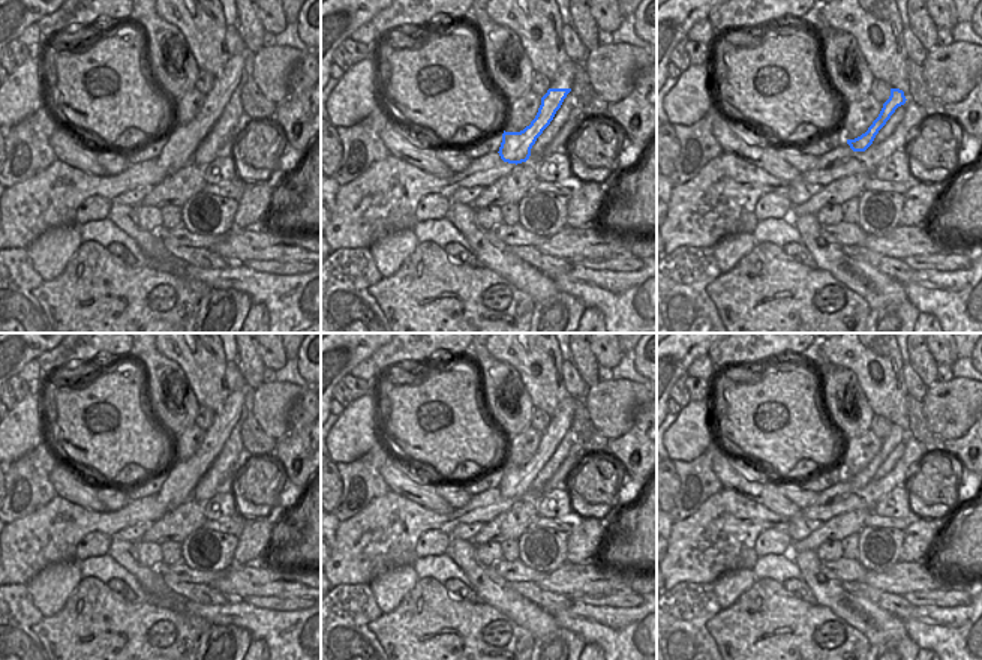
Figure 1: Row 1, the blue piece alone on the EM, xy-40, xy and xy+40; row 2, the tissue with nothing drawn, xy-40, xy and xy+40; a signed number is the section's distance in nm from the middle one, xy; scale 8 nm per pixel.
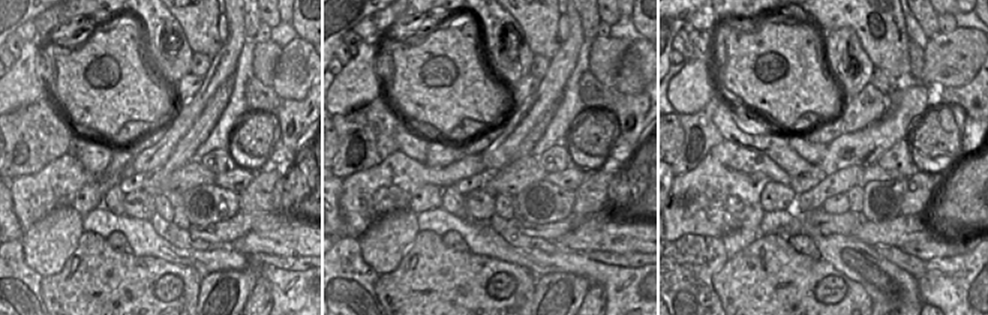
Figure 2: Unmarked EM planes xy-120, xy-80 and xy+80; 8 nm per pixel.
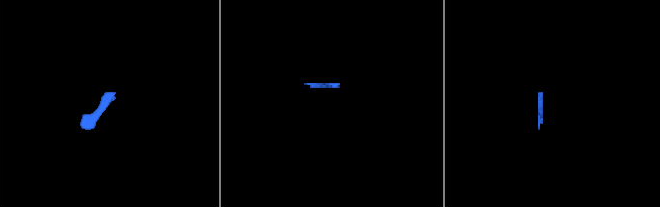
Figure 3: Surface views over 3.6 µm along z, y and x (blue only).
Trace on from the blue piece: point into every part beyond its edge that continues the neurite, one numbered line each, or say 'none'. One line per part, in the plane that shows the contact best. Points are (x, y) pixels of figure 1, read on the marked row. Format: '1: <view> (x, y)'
none

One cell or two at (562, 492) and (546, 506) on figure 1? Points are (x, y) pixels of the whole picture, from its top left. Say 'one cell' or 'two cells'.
one cell

